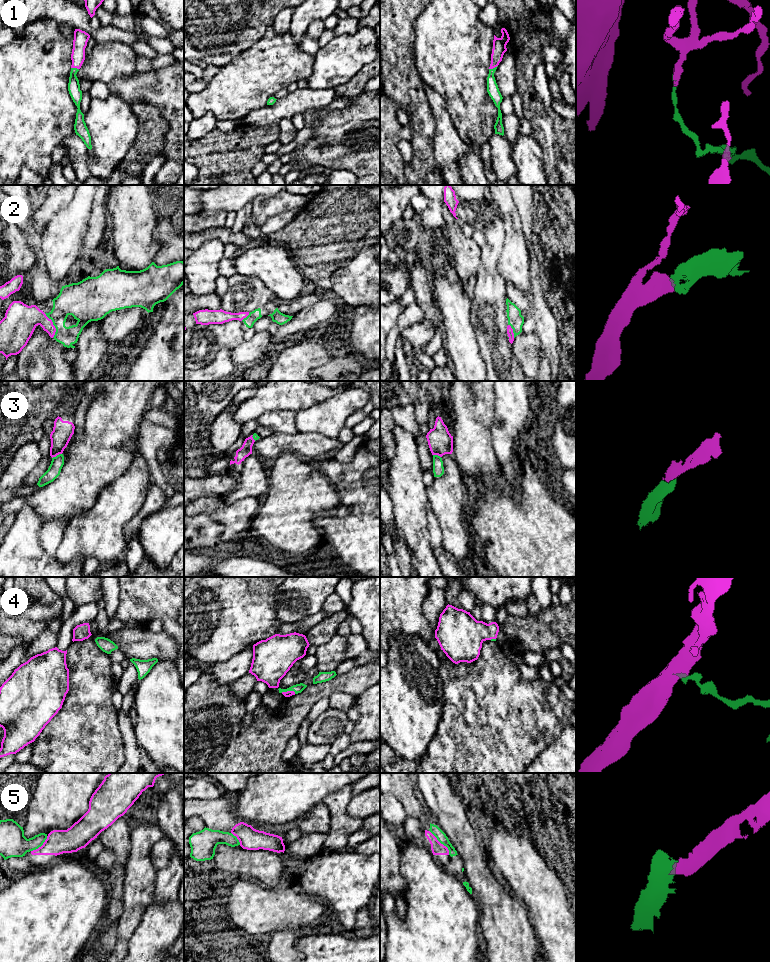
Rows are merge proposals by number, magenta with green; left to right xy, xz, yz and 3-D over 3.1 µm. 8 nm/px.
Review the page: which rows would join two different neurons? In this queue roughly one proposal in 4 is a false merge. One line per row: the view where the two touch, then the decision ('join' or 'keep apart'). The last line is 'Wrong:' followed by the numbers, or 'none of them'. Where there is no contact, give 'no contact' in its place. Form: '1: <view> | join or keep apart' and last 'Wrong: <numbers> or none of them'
1: yz | join
2: xy | join
3: xy | join
4: xz | join
5: yz | keep apart
Wrong: 5

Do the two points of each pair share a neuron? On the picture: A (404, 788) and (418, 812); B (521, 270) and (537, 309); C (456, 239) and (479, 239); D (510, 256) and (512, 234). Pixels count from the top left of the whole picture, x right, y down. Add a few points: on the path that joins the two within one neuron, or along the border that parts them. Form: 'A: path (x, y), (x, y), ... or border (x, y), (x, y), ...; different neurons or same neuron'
A: path (405, 794), (412, 806); same neuron
B: border (531, 267), (530, 291), (527, 296); different neurons
C: border (471, 238), (479, 247); different neurons
D: path (512, 251), (512, 239); same neuron

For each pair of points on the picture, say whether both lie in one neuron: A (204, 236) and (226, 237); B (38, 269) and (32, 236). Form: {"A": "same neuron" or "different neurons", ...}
{"A": "same neuron", "B": "same neuron"}

